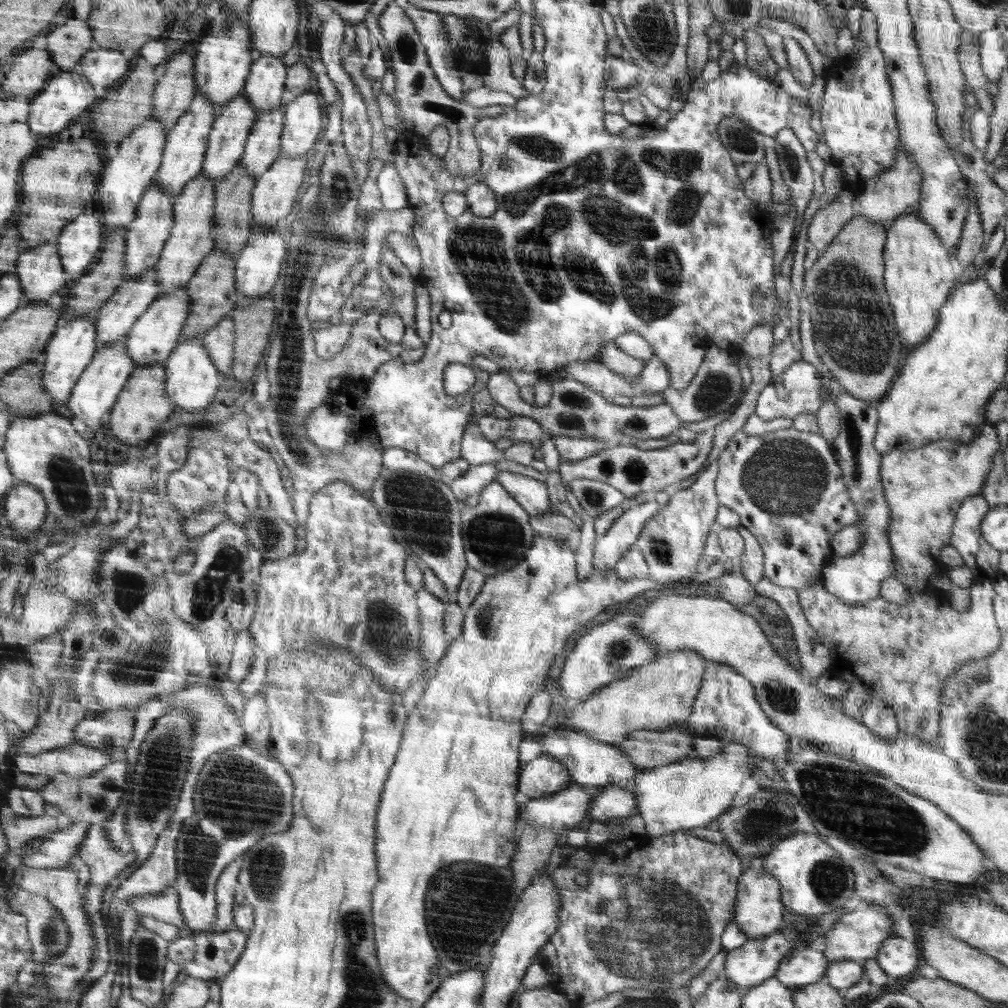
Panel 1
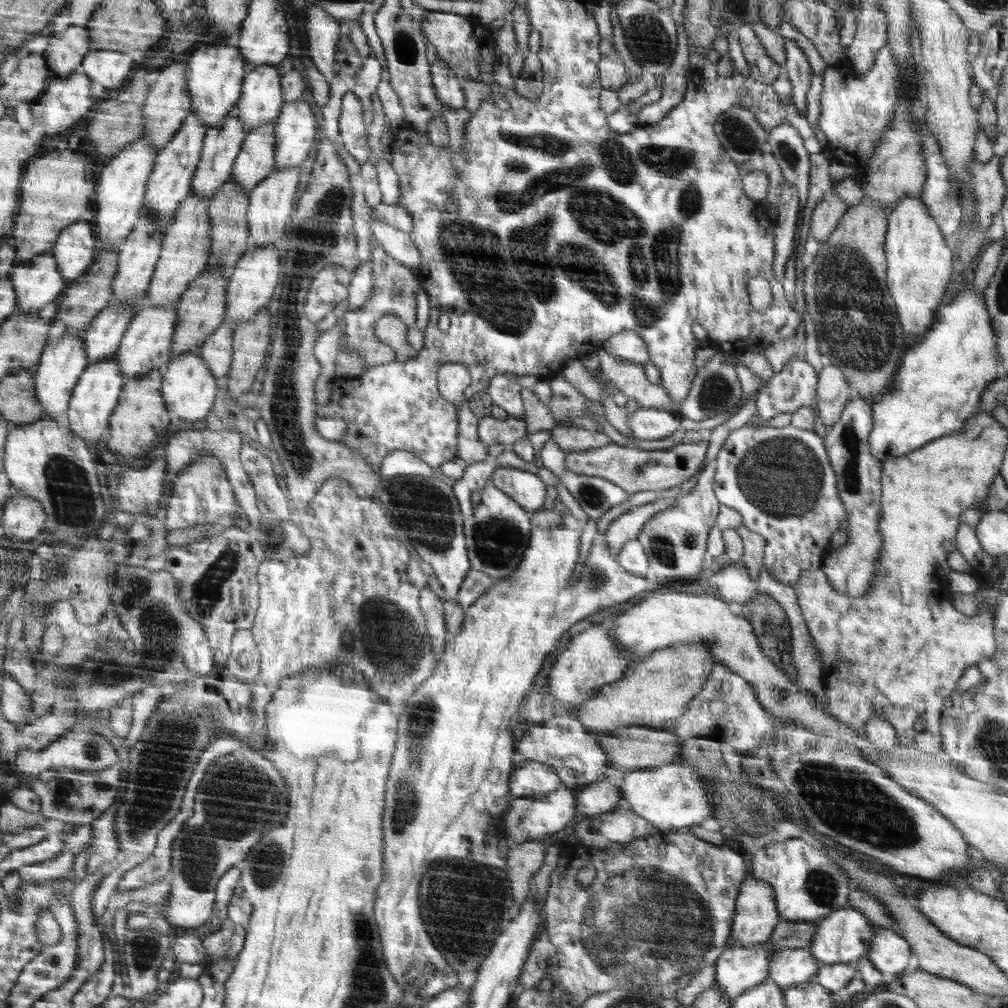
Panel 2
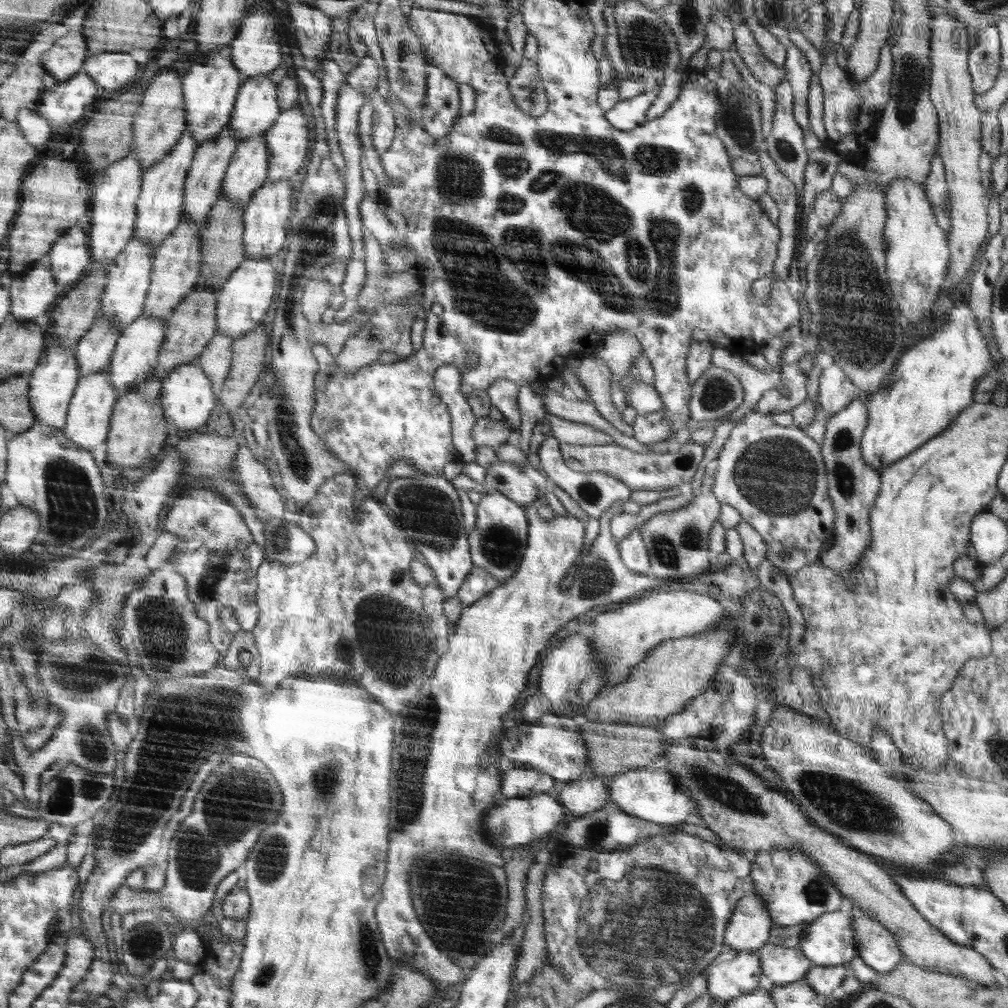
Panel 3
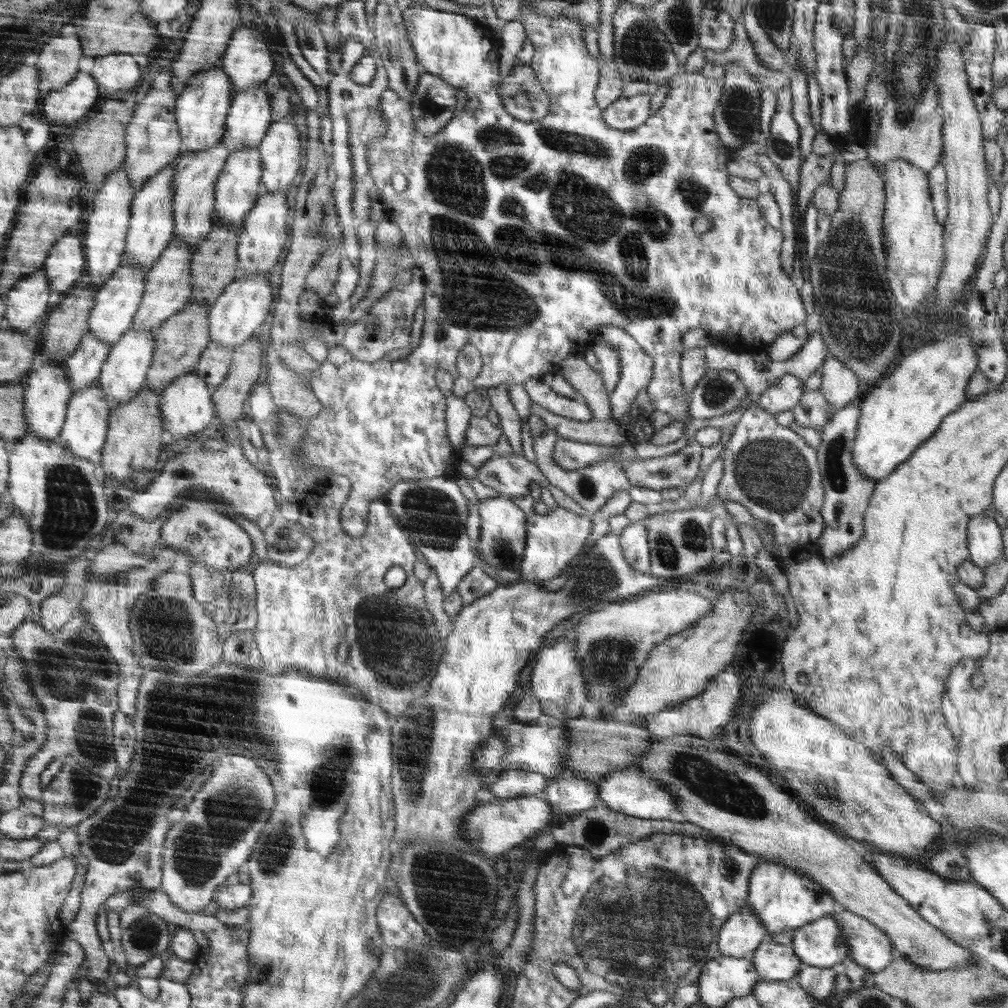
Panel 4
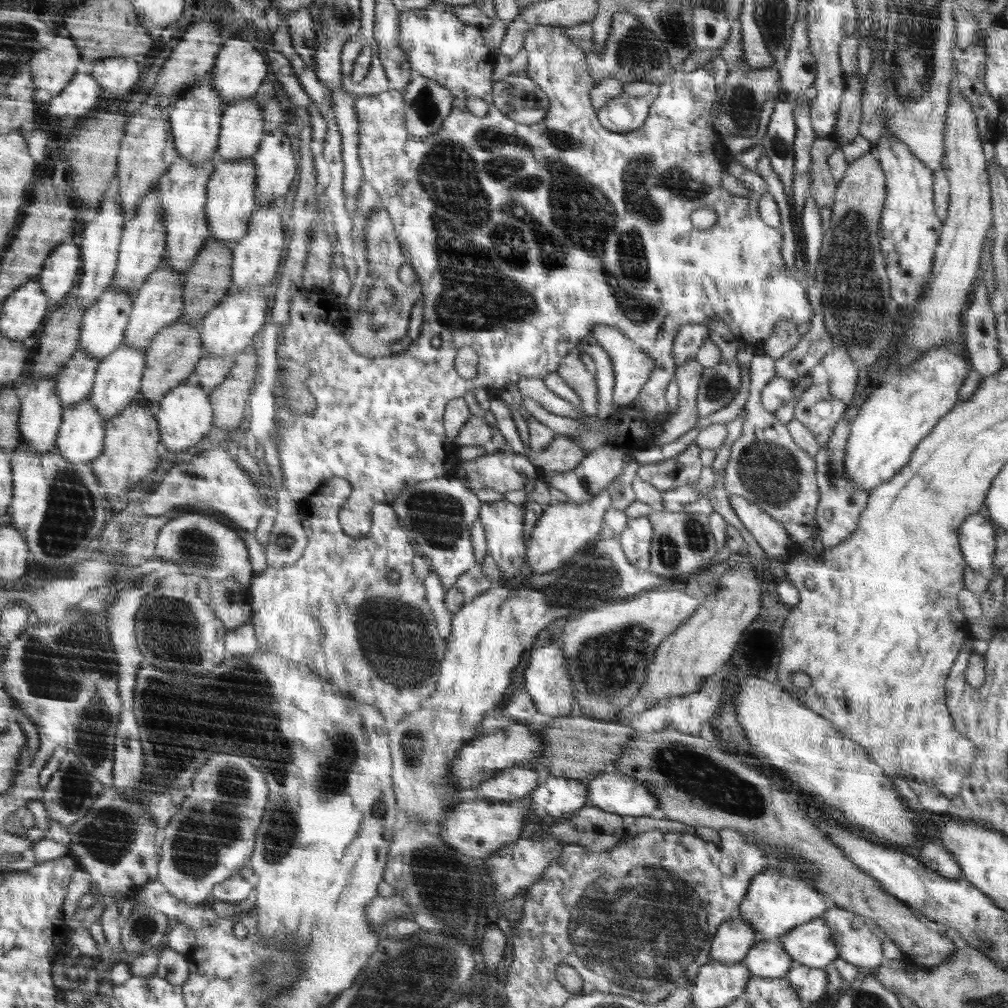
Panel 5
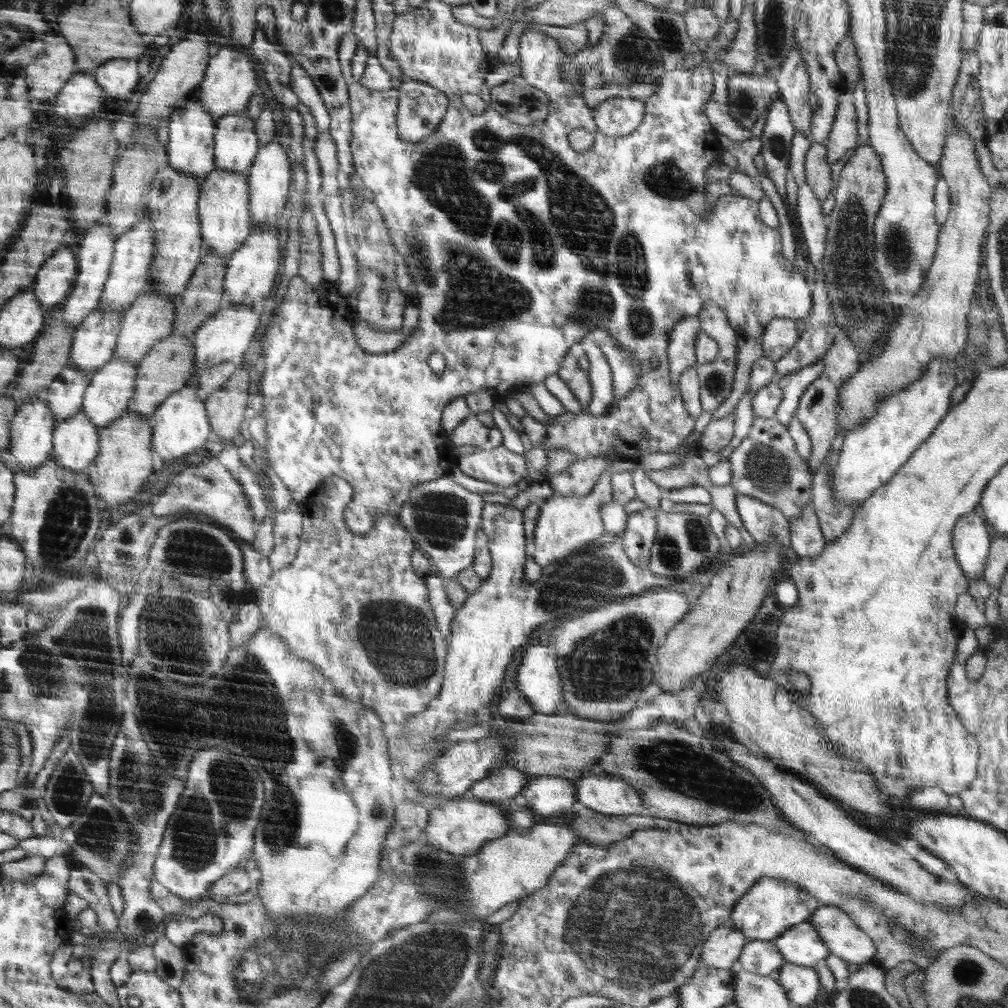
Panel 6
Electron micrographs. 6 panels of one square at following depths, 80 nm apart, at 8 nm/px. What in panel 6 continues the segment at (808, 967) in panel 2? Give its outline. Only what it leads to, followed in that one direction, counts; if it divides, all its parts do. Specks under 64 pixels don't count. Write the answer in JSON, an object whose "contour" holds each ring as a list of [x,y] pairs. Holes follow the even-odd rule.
{"contour":[[[773,940],[748,941],[737,960],[737,967],[746,972],[774,978],[784,964],[786,962]]]}

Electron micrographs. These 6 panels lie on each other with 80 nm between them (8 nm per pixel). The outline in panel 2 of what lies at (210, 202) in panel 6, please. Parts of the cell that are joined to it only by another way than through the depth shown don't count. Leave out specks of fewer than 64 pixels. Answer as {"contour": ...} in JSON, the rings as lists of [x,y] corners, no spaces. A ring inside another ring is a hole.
{"contour":[[[275,117],[273,122],[267,122],[263,126],[247,131],[247,136],[243,140],[243,148],[235,160],[234,170],[231,172],[231,181],[235,182],[240,189],[244,189],[248,196],[275,169],[275,151],[278,150],[278,146],[275,144],[275,122],[277,120],[278,117]]]}

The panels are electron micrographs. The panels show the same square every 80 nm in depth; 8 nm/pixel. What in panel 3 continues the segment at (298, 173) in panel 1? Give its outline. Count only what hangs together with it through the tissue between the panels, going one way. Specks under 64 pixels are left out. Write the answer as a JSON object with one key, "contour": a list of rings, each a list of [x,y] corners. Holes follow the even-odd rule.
{"contour":[[[286,180],[264,183],[256,191],[248,203],[246,212],[243,215],[244,220],[244,245],[246,247],[246,258],[267,258],[274,256],[282,250],[282,244],[286,240],[286,220],[292,214],[292,186]]]}

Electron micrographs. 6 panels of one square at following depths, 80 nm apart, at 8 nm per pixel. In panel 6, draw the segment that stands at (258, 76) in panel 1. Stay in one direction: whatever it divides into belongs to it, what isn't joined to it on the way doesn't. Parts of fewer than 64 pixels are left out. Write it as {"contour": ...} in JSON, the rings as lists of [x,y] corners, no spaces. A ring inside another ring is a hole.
{"contour":[[[247,108],[244,112],[231,112],[216,122],[218,130],[215,132],[215,166],[230,172],[243,174],[254,162],[259,152],[258,137],[255,133],[255,122],[249,117]]]}

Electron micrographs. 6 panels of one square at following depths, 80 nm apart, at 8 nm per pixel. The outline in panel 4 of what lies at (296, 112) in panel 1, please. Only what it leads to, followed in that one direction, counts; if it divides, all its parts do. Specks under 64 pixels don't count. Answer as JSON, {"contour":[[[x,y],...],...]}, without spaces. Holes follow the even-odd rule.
{"contour":[[[287,115],[267,130],[258,149],[262,154],[264,192],[289,190],[290,182],[300,170],[300,137],[296,123],[299,117]]]}

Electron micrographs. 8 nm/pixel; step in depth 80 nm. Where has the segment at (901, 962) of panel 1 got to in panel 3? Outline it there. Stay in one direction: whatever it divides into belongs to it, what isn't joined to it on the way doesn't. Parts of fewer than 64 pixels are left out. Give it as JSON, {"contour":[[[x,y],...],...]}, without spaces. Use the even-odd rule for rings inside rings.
{"contour":[[[855,916],[854,927],[859,943],[859,957],[864,964],[880,974],[892,972],[900,966],[903,958],[902,951],[894,935],[878,921],[868,916]]]}

